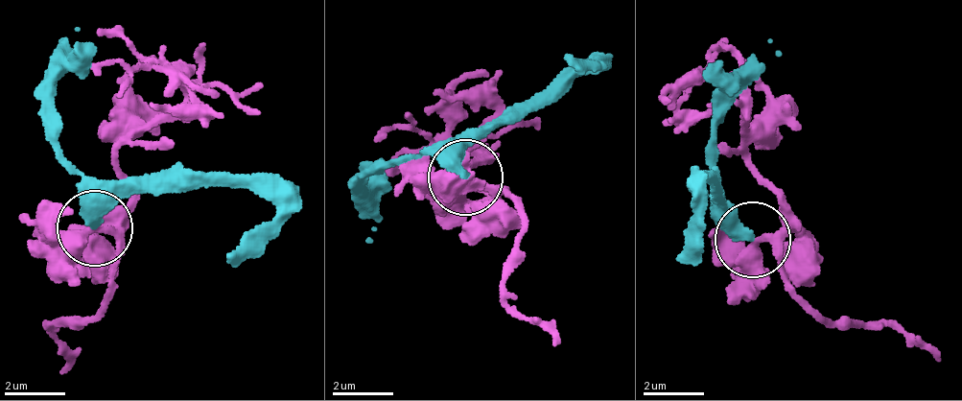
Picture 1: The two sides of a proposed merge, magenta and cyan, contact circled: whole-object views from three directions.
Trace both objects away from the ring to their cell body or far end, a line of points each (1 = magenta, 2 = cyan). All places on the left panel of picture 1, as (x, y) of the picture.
1: (92, 226), (109, 228), (130, 185), (119, 151), (182, 96), (161, 62), (89, 66)
2: (92, 226), (121, 199), (236, 181), (275, 217), (227, 258)

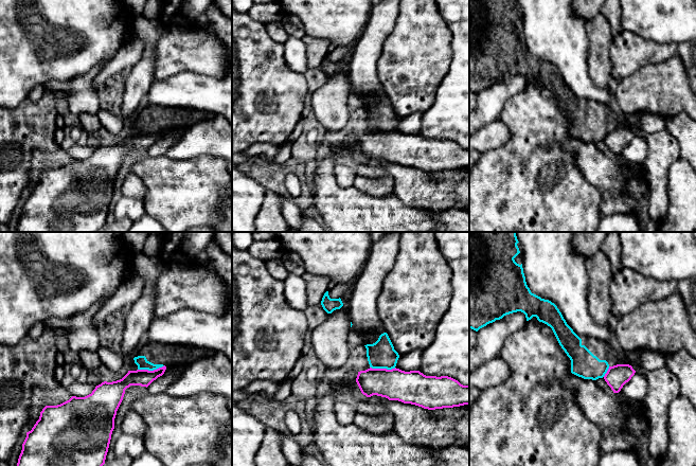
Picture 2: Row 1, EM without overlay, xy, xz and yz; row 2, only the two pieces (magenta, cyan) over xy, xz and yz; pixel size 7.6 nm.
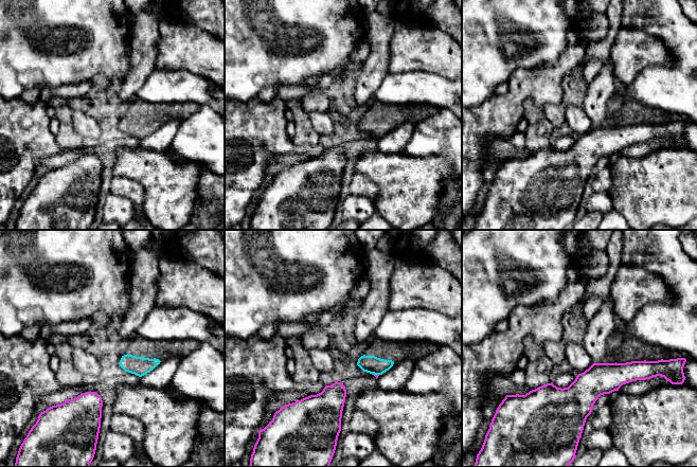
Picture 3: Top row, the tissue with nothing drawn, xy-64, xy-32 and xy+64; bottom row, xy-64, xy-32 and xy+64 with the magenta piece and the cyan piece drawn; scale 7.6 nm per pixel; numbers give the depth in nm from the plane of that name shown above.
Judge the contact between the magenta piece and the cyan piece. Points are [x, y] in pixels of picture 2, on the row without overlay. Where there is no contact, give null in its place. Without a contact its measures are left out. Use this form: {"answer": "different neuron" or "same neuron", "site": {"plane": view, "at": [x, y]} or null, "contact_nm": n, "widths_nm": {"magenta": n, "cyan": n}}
{"answer": "different neuron", "site": {"plane": "xy", "at": [150, 133]}, "contact_nm": 220, "widths_nm": {"magenta": 130, "cyan": 90}}

